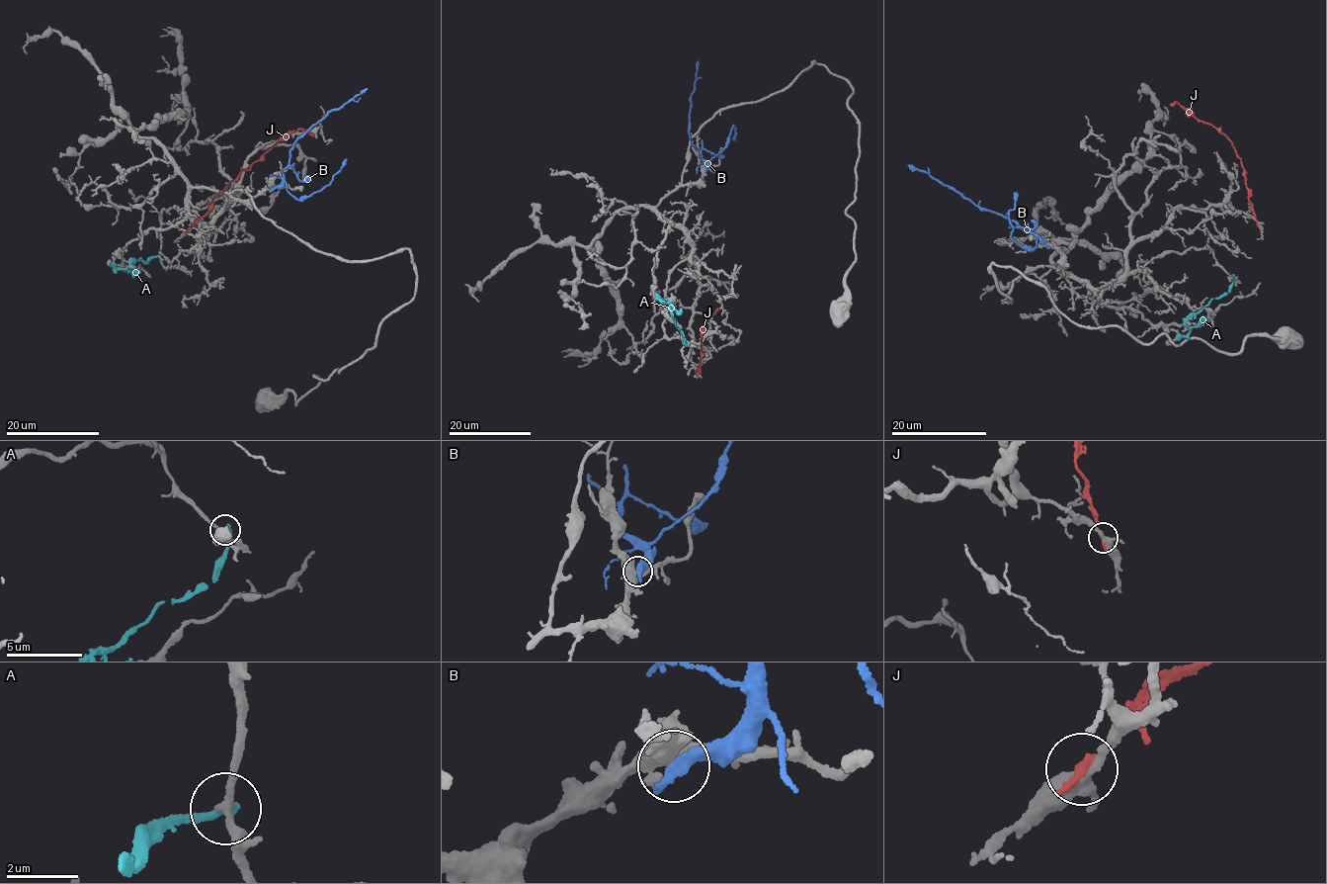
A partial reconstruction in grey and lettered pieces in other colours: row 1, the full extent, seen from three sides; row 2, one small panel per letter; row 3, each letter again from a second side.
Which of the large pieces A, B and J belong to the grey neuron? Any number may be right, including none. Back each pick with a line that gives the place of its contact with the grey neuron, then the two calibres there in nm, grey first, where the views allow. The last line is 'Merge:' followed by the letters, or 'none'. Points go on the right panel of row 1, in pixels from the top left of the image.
Merge: none

